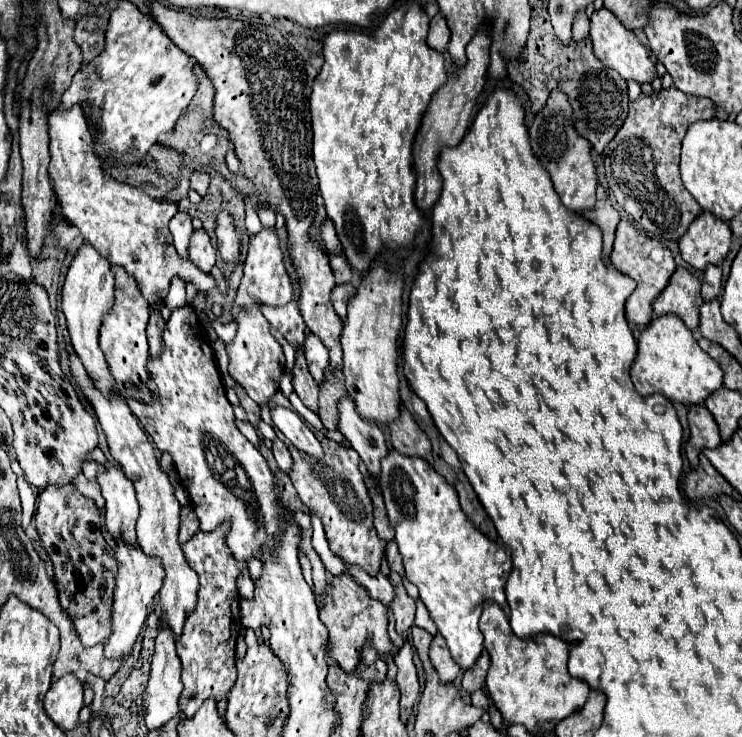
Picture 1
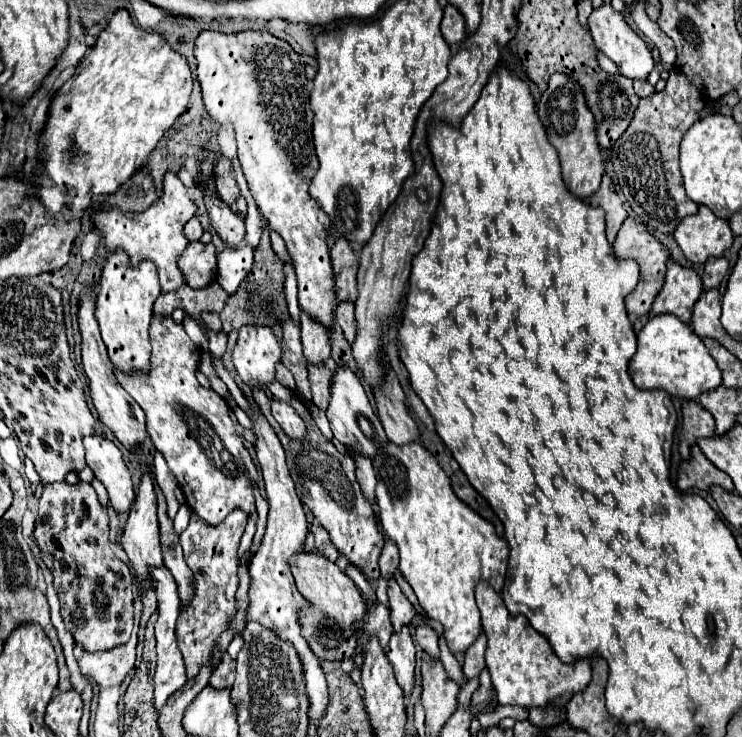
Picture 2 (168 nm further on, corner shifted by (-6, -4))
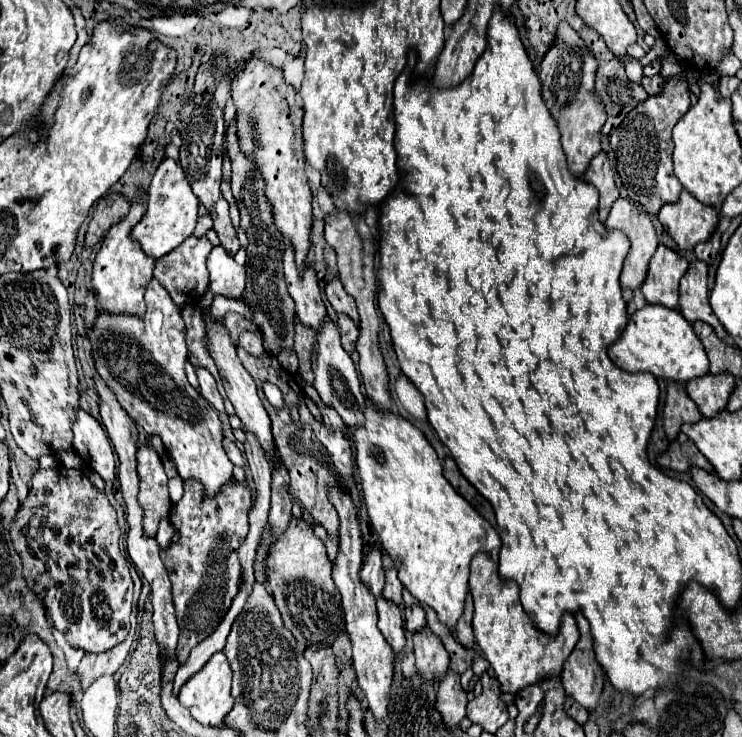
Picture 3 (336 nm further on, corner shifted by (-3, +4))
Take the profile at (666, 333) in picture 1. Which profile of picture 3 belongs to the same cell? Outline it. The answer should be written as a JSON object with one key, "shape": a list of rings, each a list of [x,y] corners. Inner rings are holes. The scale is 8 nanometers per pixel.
{"shape":[[[646,304],[642,310],[636,310],[618,342],[612,344],[612,348],[608,348],[608,356],[618,368],[624,368],[626,372],[650,372],[656,378],[676,382],[700,378],[708,374],[710,368],[704,346],[700,344],[700,338],[694,334],[692,324],[686,322],[678,310],[670,310],[662,304]]]}

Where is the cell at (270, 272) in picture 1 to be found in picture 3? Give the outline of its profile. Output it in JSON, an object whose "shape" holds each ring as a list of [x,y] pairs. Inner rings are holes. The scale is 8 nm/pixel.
{"shape":[[[246,330],[246,332],[242,332],[240,338],[238,338],[238,346],[244,348],[248,354],[252,354],[256,358],[266,354],[266,350],[264,350],[264,336],[262,336],[260,330]]]}

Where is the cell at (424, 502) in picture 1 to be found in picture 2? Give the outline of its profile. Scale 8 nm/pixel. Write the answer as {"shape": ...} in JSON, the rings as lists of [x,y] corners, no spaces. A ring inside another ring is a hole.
{"shape":[[[387,442],[373,456],[373,468],[377,474],[375,500],[379,506],[379,522],[385,536],[395,542],[401,552],[401,574],[415,590],[419,604],[425,608],[429,618],[435,618],[445,626],[445,640],[449,650],[453,654],[465,652],[465,648],[469,648],[475,636],[481,632],[481,614],[475,604],[473,588],[477,582],[487,580],[497,592],[501,592],[505,584],[509,544],[495,534],[495,528],[487,520],[483,520],[455,496],[449,476],[443,472],[437,458],[419,442],[409,442],[403,446]]]}

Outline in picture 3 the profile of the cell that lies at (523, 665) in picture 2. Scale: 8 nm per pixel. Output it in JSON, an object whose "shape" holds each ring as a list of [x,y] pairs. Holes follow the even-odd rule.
{"shape":[[[476,554],[470,566],[470,594],[474,598],[474,634],[476,644],[482,648],[486,660],[496,672],[502,692],[516,694],[522,688],[546,680],[550,676],[560,676],[564,660],[572,654],[572,648],[578,644],[578,626],[572,614],[562,618],[562,626],[556,638],[540,632],[530,616],[524,612],[518,586],[514,582],[500,582],[498,566],[488,554]]]}

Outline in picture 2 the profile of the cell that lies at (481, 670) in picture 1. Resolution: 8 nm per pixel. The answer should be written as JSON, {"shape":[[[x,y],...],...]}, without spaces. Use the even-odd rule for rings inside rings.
{"shape":[[[481,632],[477,640],[471,644],[471,648],[465,650],[465,662],[463,662],[463,674],[465,678],[475,678],[485,668],[485,634]]]}

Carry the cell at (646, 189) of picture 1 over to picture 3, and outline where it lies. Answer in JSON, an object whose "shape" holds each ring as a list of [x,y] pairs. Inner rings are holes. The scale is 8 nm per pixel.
{"shape":[[[686,74],[670,76],[660,94],[640,102],[626,120],[610,134],[610,148],[616,154],[616,170],[630,200],[640,204],[648,214],[656,216],[664,204],[680,198],[682,184],[672,172],[672,128],[690,108],[690,88]]]}

